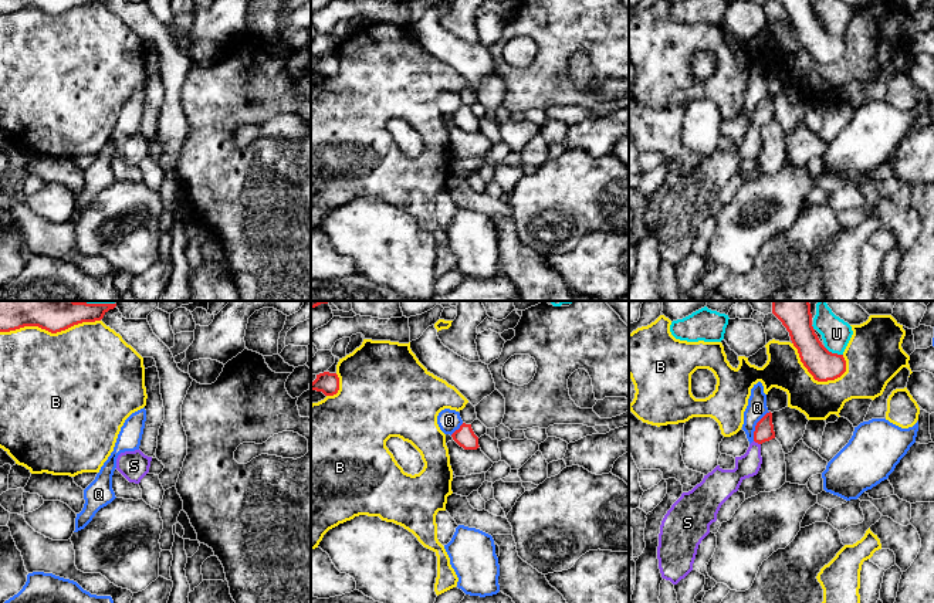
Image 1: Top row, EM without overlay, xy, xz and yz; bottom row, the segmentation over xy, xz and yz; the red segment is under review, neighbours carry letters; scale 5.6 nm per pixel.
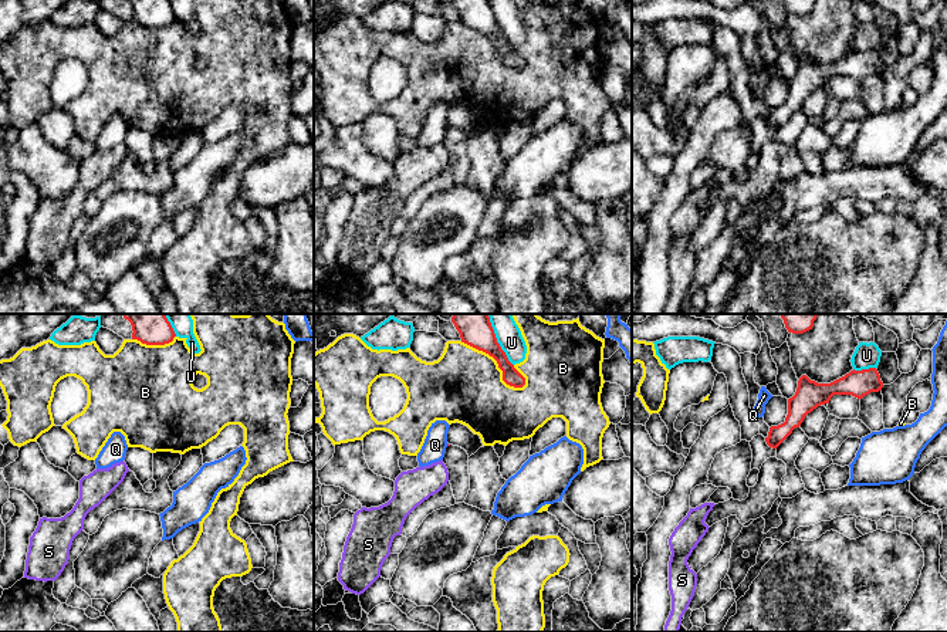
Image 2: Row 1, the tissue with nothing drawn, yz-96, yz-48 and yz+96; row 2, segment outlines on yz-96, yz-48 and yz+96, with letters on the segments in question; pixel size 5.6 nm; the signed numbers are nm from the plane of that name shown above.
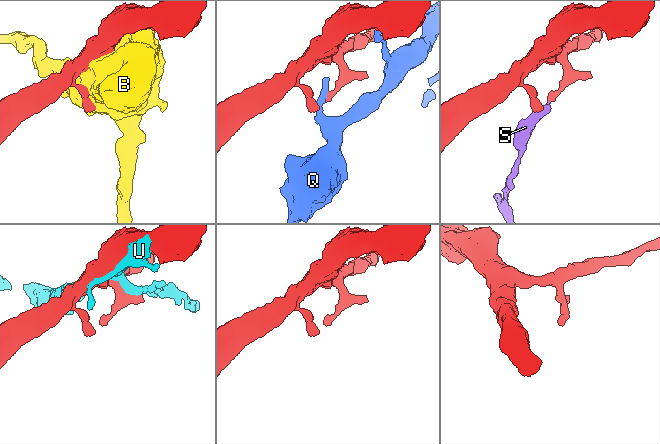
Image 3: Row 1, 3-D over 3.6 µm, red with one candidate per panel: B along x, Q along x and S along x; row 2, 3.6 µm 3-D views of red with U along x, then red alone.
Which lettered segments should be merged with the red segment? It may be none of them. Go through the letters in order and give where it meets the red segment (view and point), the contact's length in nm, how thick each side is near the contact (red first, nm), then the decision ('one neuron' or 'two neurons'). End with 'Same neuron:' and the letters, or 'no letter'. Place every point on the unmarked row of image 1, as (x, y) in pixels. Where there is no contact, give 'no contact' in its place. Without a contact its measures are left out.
B: meets red in xy at (50, 13); contact 550 nm long; 90 nm thick on the red side, 480 nm on the other; two neurons
Q: meets red in yz at (755, 108); contact 190 nm long; 110 nm thick on the red side, 110 nm on the other; two neurons
S: meets red in yz at (757, 124); contact 50 nm long; 110 nm thick on the red side, 130 nm on the other; one neuron
U: meets red in yz at (833, 36); contact 120 nm long; 170 nm thick on the red side, 160 nm on the other; two neurons
Same neuron: S

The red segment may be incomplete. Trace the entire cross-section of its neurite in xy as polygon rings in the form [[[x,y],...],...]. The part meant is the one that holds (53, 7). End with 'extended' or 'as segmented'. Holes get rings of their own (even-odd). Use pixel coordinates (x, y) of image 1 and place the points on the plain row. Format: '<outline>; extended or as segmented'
[[[0,0],[0,14],[10,14],[24,9],[38,9],[51,16],[57,16],[82,4],[101,1],[102,0]]]; as segmented

